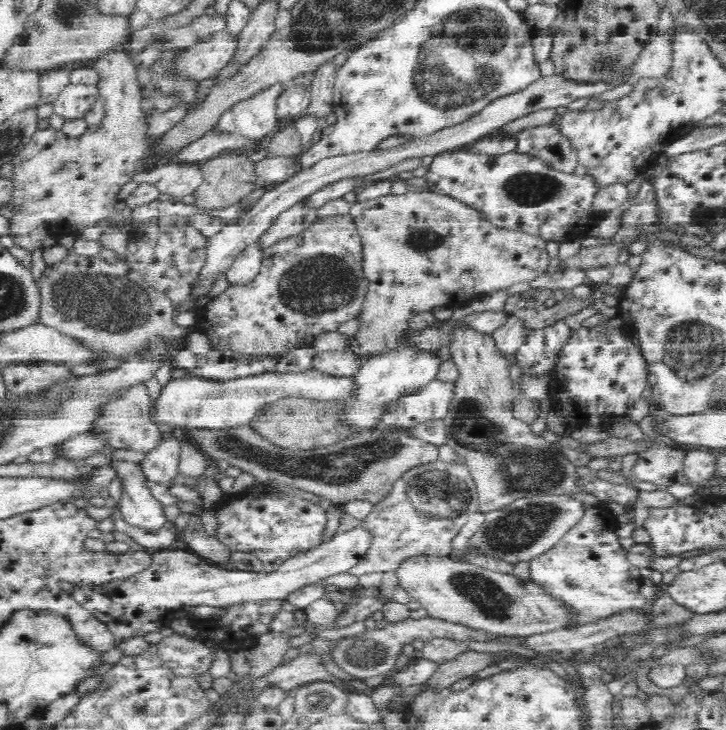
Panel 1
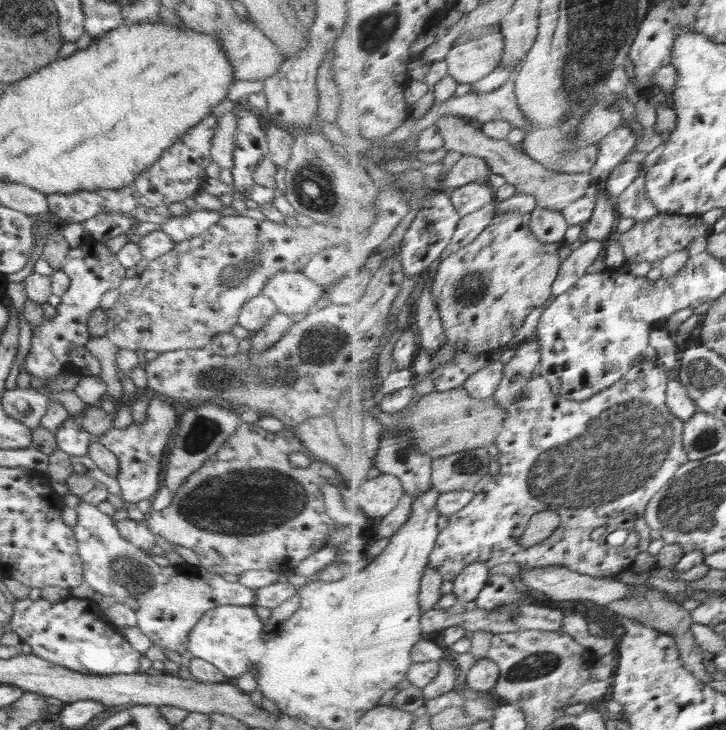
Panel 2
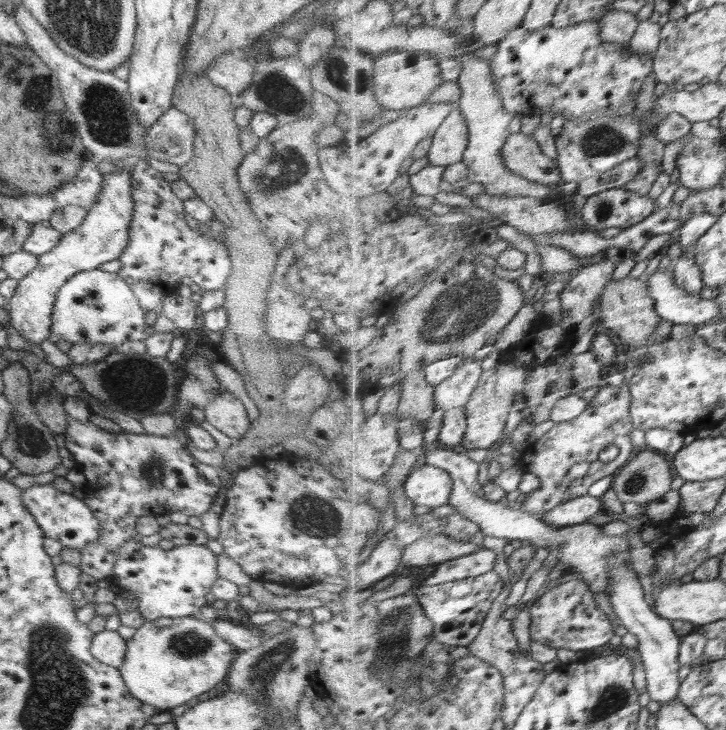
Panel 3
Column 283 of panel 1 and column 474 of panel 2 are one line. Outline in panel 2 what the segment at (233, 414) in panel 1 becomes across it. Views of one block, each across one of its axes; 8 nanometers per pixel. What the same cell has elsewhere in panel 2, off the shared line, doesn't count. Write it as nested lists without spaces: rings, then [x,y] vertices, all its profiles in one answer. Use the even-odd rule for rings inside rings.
[[[501,361],[489,364],[474,374],[462,387],[466,388],[469,391],[469,396],[474,399],[490,399],[496,395],[501,382],[504,381],[506,366]]]

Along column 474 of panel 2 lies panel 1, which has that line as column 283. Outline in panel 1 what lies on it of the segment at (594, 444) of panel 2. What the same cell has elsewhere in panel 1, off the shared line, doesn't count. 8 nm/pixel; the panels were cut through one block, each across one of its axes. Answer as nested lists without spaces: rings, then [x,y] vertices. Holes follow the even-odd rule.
[[[232,496],[215,508],[217,520],[221,522],[217,532],[219,540],[230,552],[251,552],[262,561],[263,572],[271,573],[289,558],[320,546],[329,540],[326,536],[327,513],[312,501],[295,497],[252,497]]]

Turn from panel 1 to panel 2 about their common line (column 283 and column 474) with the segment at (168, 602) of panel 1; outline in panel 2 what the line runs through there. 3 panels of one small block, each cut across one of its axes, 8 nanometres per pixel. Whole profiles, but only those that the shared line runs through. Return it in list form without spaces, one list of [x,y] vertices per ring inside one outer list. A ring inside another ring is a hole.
[[[474,562],[466,570],[462,570],[462,574],[454,580],[453,593],[457,596],[458,604],[456,603],[450,612],[456,612],[456,614],[466,612],[466,604],[480,596],[482,590],[488,586],[490,578],[490,567],[482,562]]]

